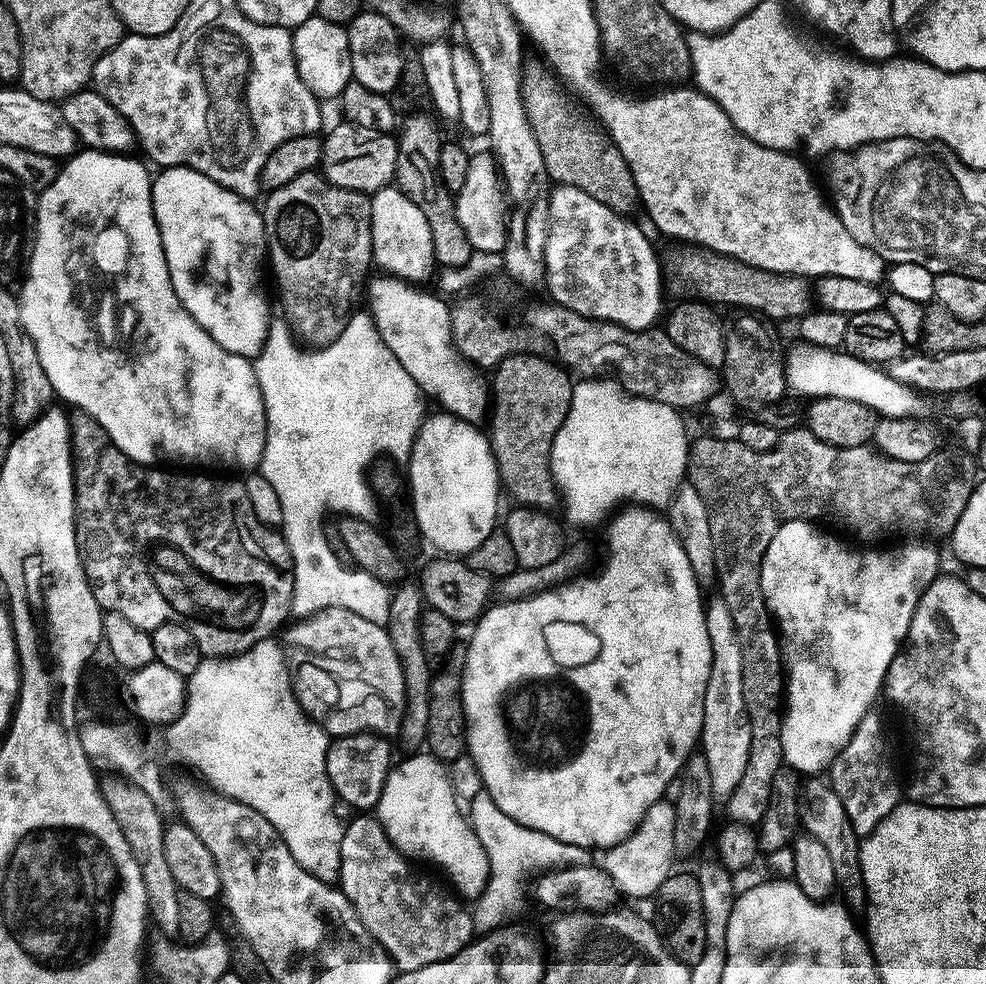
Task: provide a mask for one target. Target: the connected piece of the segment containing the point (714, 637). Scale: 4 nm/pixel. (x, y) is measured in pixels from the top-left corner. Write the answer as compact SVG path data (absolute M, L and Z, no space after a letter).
M712 600L707 601L702 619L702 627L708 636L710 667L698 744L706 758L706 766L710 766L710 786L716 798L727 798L734 786L738 786L739 779L746 772L750 754L750 722L746 702L742 698L742 650L734 630L732 613L733 609L727 608L722 601Z

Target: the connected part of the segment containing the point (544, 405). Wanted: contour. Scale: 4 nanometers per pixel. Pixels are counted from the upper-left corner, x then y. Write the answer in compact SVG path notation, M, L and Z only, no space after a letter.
M532 352L507 356L491 376L486 437L496 460L499 483L503 491L505 488L516 499L517 505L552 510L558 504L556 483L552 480L552 447L570 410L573 377L561 365Z

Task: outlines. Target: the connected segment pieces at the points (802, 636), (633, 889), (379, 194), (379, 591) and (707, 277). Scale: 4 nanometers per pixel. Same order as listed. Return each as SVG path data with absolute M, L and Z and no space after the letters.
M809 521L801 524L788 524L788 528L784 528L784 532L780 532L780 536L776 536L776 544L772 544L772 552L768 552L768 564L764 564L764 592L768 592L768 600L772 600L772 608L776 608L776 612L780 612L780 620L784 620L784 636L788 636L788 661L783 665L786 669L786 707L782 712L780 726L784 764L787 767L797 768L800 772L808 772L804 774L823 773L836 756L838 749L848 741L864 713L873 707L872 699L879 690L881 693L890 662L896 657L901 645L905 643L908 627L920 601L920 596L932 585L933 580L941 571L940 556L932 544L904 544L897 552L865 550L862 554L853 554L853 552L847 552L845 548L840 548L840 544L836 544L836 540L827 540L824 535L824 532L820 534L812 532L812 522Z
M661 798L646 814L641 817L638 824L624 840L620 840L610 848L603 849L602 867L616 888L617 893L628 896L655 897L658 886L666 882L666 878L672 875L672 855L677 855L678 849L674 842L674 814L675 803Z
M385 186L371 193L372 201L372 259L375 267L385 273L400 277L404 281L420 282L431 268L432 243L430 242L430 226L426 226L426 218L422 210L406 198L399 188Z
M316 520L316 528L312 528L312 532L292 532L292 536L304 536L304 540L287 540L294 574L291 615L307 618L315 616L323 608L345 608L354 610L354 614L370 622L387 625L392 601L389 585L371 572L338 562L332 553L329 533L326 532L326 520Z
M688 250L676 264L676 272L684 284L689 284L703 301L714 304L733 304L736 310L747 310L752 314L772 320L796 322L813 311L814 288L805 277L787 276L785 272L767 272L751 268L727 256L719 256L707 250Z

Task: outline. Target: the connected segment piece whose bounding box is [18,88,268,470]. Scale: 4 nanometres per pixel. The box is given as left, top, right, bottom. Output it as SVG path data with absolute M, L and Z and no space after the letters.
M87 88L80 89L75 92L74 95L68 96L63 104L61 105L61 112L63 118L66 121L67 125L74 130L77 139L84 145L84 143L96 150L108 150L110 152L83 152L83 150L77 151L75 154L67 157L63 161L62 167L57 171L54 182L49 188L45 188L43 192L39 193L37 202L36 202L36 241L32 247L32 258L28 263L26 269L26 275L23 277L22 285L24 284L24 289L21 292L18 292L18 299L20 302L20 321L22 326L26 330L26 334L34 342L34 346L38 350L38 358L42 361L42 370L46 370L46 378L50 378L50 386L52 387L53 393L57 397L60 396L65 400L63 403L65 405L73 404L71 407L73 409L85 412L90 414L90 418L94 418L101 424L101 426L106 430L106 434L110 434L110 438L114 442L114 446L118 446L118 450L122 450L122 454L126 454L134 462L139 464L146 464L149 466L164 466L167 465L167 460L169 460L169 465L172 466L182 466L185 460L197 460L200 464L221 464L224 468L252 468L248 470L256 470L260 467L260 459L264 453L264 447L266 446L266 430L268 429L268 419L266 418L266 410L264 409L264 399L262 398L262 390L258 386L258 378L256 377L256 370L253 364L253 361L247 356L239 356L238 354L230 354L230 350L226 350L222 346L218 346L218 342L214 342L214 338L210 338L210 334L206 334L206 330L202 330L202 326L198 326L198 322L194 322L194 318L189 312L184 309L182 302L178 298L178 294L174 294L174 286L170 282L170 270L166 266L166 254L162 250L162 238L160 237L160 231L156 225L156 219L152 213L152 182L153 177L148 176L148 172L144 169L145 161L140 160L131 160L128 156L115 156L112 152L122 152L126 148L130 147L131 144L134 144L134 137L132 135L132 128L126 122L124 118L104 98L98 95L95 89Z

